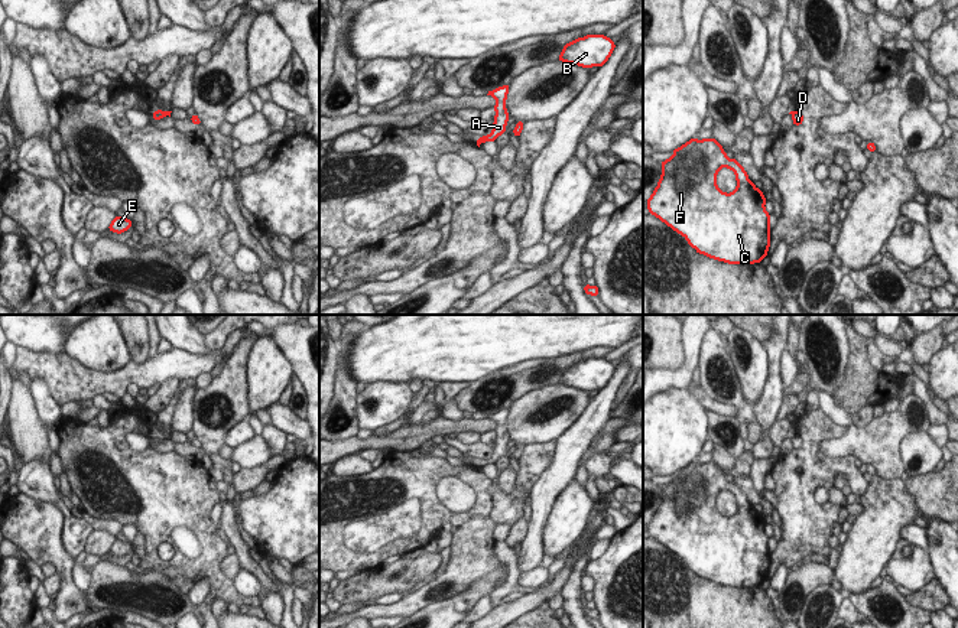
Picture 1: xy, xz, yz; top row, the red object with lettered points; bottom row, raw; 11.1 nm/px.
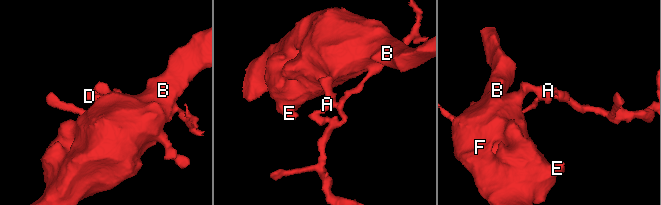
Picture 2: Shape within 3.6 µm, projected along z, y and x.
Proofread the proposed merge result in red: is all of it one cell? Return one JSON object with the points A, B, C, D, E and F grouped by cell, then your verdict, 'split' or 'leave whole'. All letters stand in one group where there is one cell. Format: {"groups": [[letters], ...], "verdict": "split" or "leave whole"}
{"groups": [["A", "B", "C", "E", "F"], ["D"]], "verdict": "split"}

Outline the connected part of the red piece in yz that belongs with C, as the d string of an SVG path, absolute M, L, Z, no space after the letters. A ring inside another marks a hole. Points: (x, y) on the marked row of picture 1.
M692 137L660 165L662 176L646 206L652 215L683 235L696 253L709 258L730 264L753 264L767 256L772 228L763 191L754 186L735 159L727 157L715 139ZM721 167L735 173L737 188L731 193L721 192L717 186L717 173Z

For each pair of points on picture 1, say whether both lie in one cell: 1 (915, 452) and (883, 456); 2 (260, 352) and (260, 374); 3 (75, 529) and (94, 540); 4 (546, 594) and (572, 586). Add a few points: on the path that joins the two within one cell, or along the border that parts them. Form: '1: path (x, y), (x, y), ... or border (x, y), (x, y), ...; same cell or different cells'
1: border (925, 430), (902, 441), (905, 471); different cells
2: path (260, 358), (260, 368); same cell
3: border (93, 530), (85, 539), (83, 550); different cells
4: border (575, 560), (570, 578), (558, 592); different cells

